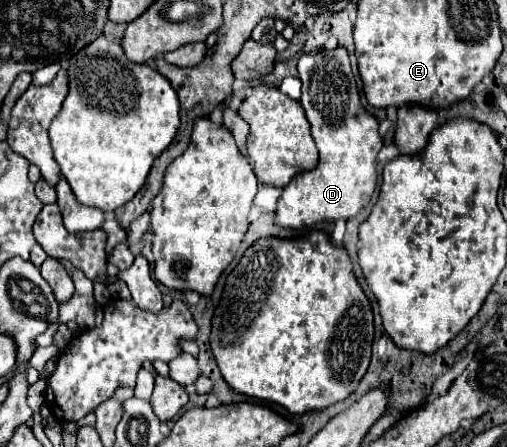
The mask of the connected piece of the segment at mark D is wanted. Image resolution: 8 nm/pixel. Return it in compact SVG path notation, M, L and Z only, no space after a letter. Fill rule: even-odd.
M345 47L303 53L297 69L299 79L303 81L303 97L299 103L311 123L311 135L319 149L319 163L315 169L295 175L277 203L275 223L291 229L301 229L303 225L311 227L319 221L355 217L375 193L375 157L383 147L377 119L365 111L359 101L357 83Z

